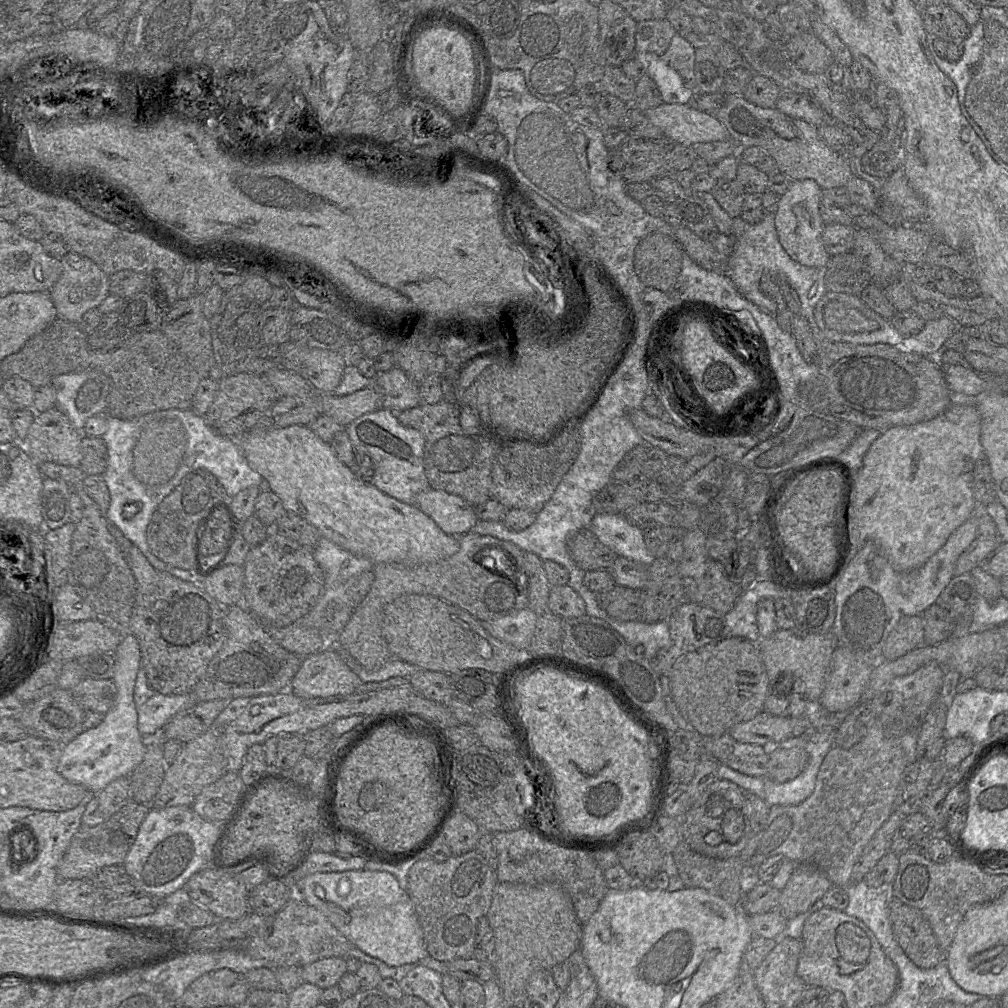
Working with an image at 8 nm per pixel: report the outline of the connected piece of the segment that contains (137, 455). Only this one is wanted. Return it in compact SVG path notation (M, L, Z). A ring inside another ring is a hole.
M192 409L156 411L135 420L107 417L107 423L108 429L102 436L108 451L108 463L102 475L110 494L110 505L105 513L106 519L111 526L119 529L129 541L140 549L155 569L168 572L181 580L196 581L191 570L173 567L157 558L150 551L146 541L146 529L158 505L174 490L188 472L195 469L209 470L223 486L229 500L248 487L258 487L262 476L249 466L236 438L217 434L208 425L205 417ZM127 503L136 503L140 506L139 512L130 519L123 516L123 507Z

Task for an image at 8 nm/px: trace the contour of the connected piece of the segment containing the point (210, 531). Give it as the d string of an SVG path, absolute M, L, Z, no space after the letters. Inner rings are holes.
M223 508L216 509L204 527L199 550L202 556L214 555L222 551L230 536L229 516Z

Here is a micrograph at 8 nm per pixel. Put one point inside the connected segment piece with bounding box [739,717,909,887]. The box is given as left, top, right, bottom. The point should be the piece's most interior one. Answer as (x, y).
(855, 792)

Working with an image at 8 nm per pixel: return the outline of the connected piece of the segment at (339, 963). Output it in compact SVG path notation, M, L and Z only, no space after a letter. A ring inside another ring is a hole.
M338 957L319 959L302 968L304 982L323 990L337 986L340 978L347 972L345 959Z

